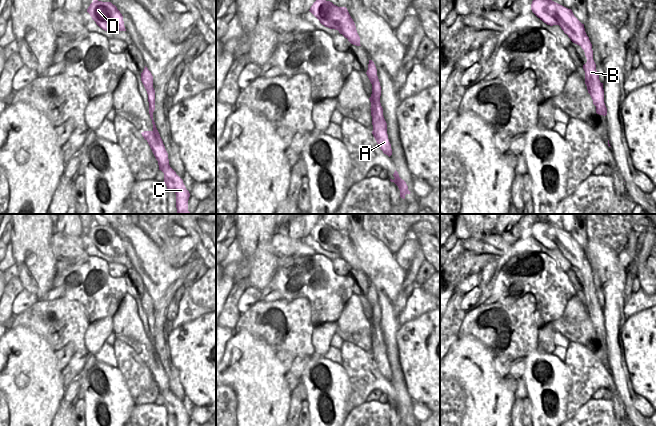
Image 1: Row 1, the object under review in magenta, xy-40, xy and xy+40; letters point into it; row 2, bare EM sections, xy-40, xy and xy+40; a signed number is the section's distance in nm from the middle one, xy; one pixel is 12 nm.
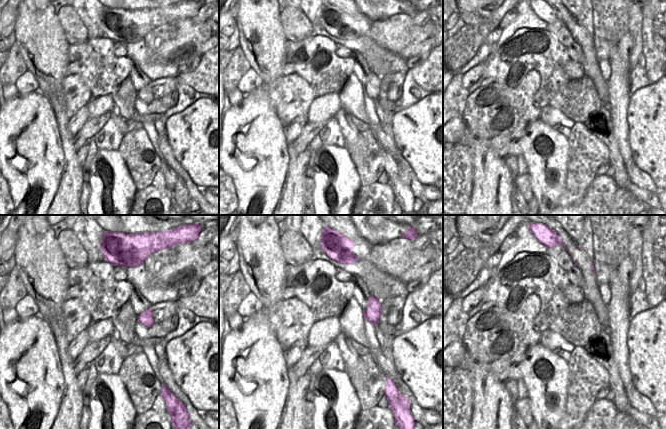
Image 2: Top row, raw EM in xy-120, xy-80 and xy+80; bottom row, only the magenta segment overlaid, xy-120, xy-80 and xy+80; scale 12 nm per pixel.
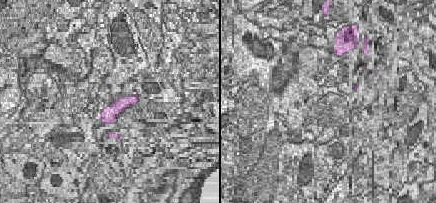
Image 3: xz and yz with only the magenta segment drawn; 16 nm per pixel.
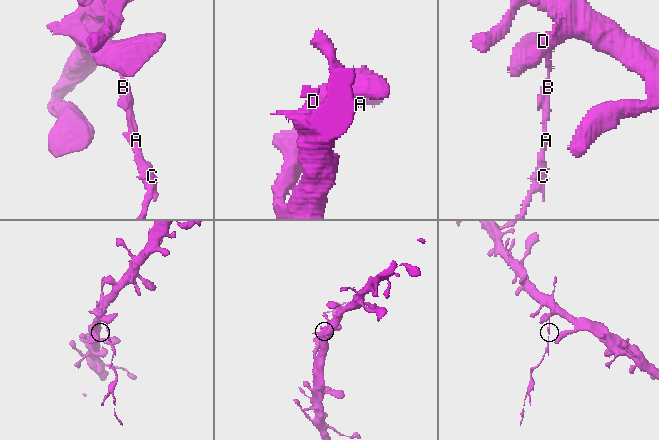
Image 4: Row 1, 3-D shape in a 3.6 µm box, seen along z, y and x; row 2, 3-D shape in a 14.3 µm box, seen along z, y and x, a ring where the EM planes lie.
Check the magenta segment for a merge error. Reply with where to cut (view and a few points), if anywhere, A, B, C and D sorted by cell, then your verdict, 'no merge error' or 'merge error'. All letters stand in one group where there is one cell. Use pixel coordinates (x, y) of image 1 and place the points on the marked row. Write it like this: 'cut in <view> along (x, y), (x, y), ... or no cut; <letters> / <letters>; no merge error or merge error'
cut in xy+40 along (587, 36), (587, 39), (581, 46); A B C / D; merge error

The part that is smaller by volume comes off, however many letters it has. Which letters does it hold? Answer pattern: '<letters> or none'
A, B, C

